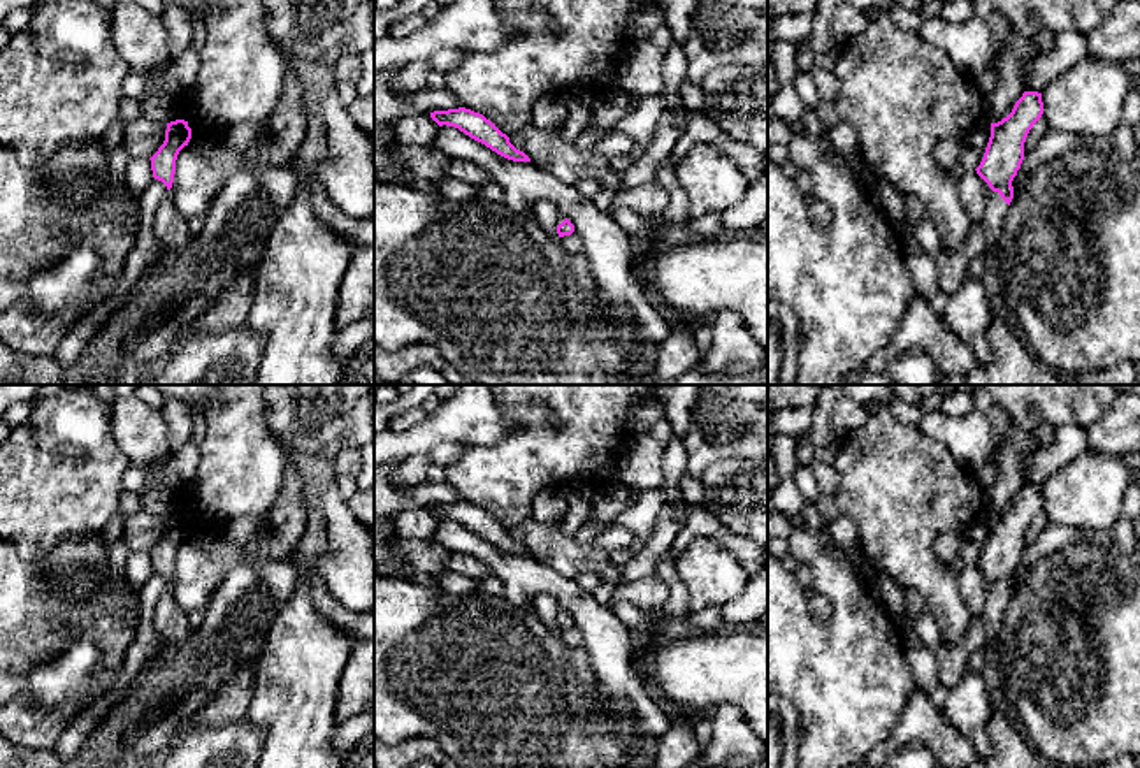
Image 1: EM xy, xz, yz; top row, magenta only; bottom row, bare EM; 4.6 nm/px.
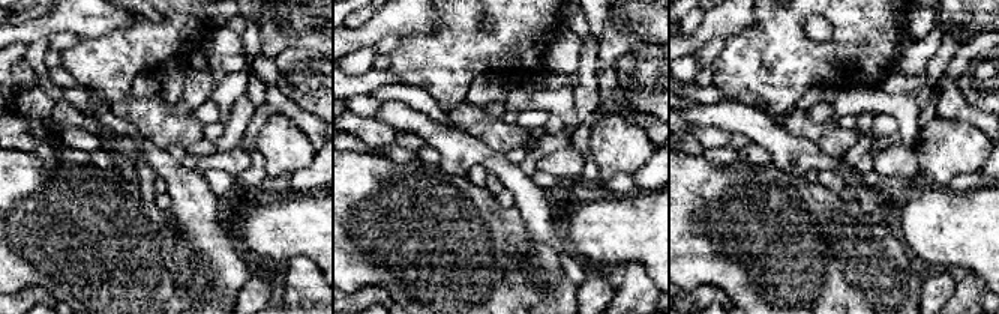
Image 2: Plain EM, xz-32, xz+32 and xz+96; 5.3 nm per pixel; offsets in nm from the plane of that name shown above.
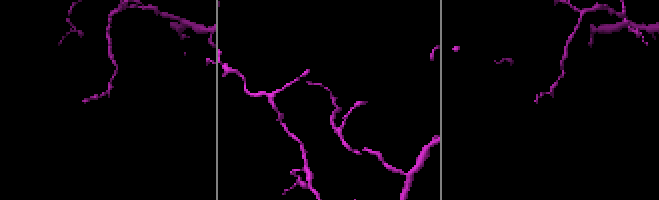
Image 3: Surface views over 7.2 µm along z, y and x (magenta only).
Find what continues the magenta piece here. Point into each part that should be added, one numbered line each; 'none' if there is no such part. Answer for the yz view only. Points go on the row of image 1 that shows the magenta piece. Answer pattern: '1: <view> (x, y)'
1: yz (951, 264)

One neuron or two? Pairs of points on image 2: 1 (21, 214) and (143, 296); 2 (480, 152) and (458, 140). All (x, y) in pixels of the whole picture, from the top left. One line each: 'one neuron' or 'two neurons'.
1: one neuron
2: one neuron

